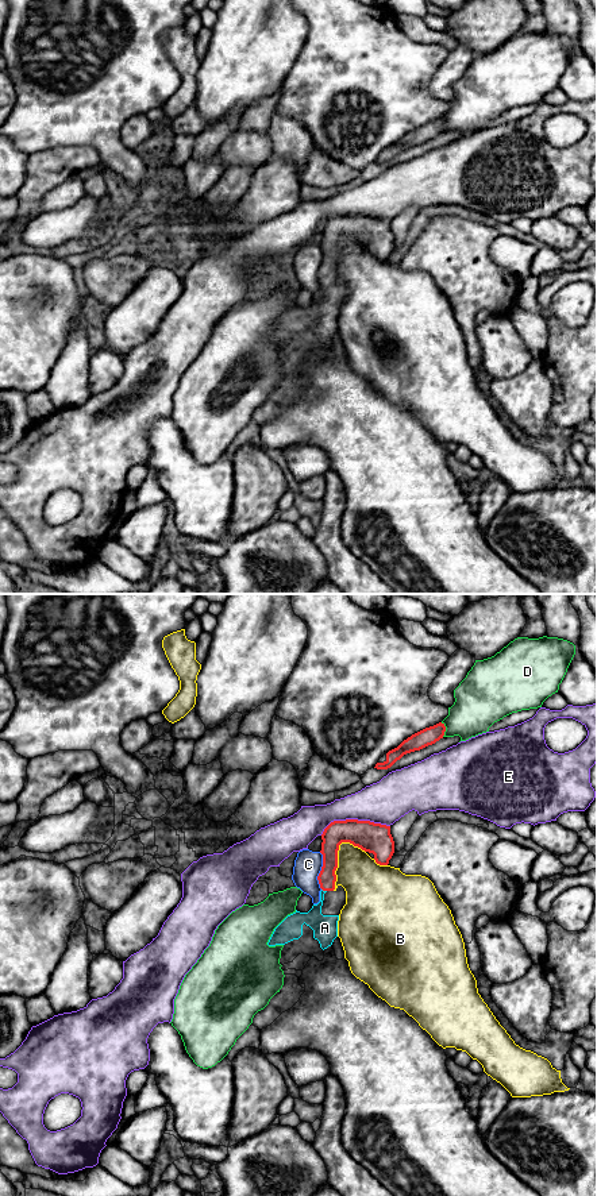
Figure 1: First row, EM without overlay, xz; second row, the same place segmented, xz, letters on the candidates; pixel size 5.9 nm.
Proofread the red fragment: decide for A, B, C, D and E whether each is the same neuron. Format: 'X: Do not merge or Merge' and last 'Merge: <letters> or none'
A: Merge
B: Do not merge
C: Do not merge
D: Do not merge
E: Do not merge
Merge: A

